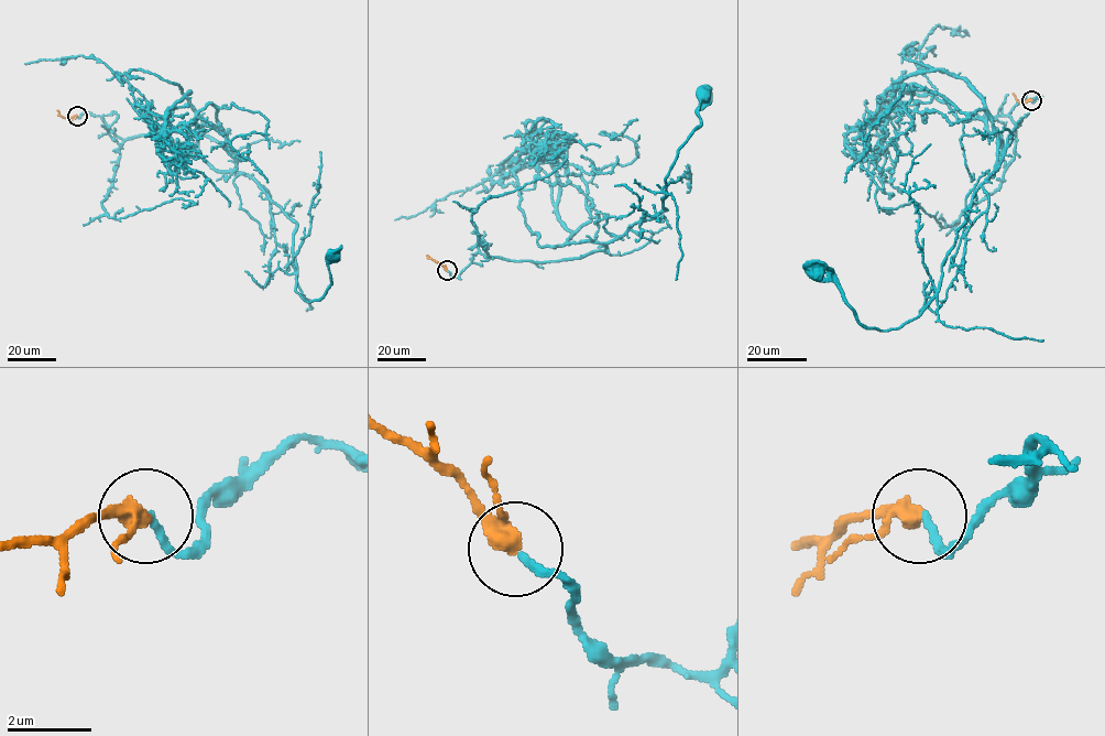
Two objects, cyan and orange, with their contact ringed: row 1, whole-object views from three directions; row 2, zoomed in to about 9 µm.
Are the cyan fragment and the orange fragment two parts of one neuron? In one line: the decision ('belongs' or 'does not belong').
does not belong

